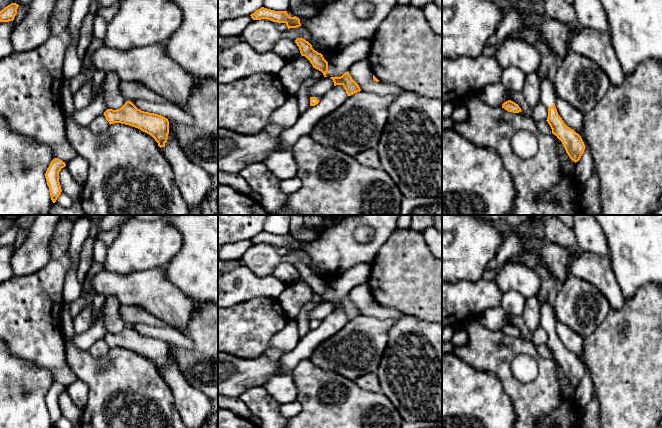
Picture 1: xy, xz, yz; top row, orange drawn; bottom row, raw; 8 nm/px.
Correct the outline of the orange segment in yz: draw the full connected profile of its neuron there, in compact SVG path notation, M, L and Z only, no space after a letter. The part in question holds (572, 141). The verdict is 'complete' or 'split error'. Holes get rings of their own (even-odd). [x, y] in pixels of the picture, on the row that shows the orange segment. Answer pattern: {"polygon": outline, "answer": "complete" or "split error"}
{"polygon": "M540 77L540 79L541 102L548 109L548 117L546 121L552 129L552 134L562 142L566 153L570 159L576 163L584 153L585 144L581 136L568 127L559 116L555 107L557 96L553 84L546 77Z", "answer": "split error"}

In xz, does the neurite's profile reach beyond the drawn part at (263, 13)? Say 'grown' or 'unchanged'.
unchanged

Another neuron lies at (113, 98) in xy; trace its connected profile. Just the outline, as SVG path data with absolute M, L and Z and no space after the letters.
M113 72L106 76L104 87L104 100L107 109L120 109L127 101L120 92L121 79Z

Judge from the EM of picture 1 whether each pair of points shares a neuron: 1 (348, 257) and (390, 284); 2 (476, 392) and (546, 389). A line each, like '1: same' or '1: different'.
1: different
2: different

